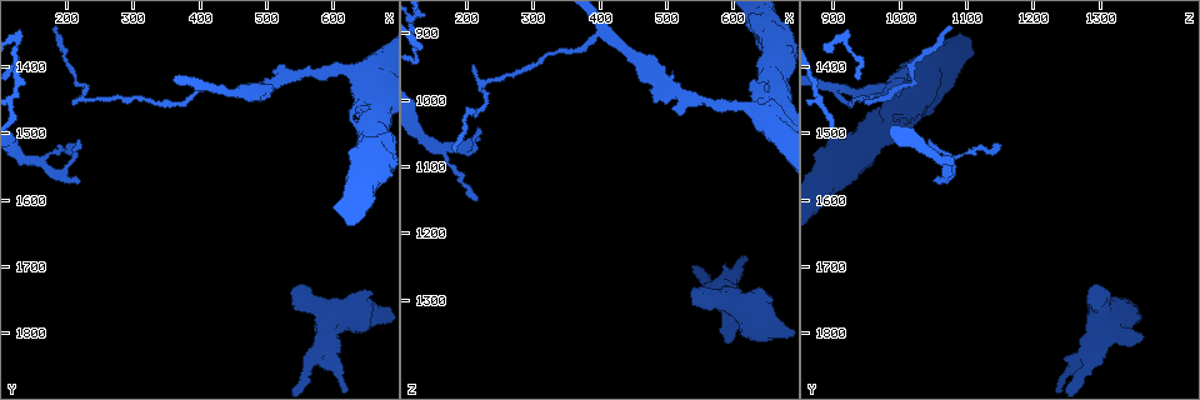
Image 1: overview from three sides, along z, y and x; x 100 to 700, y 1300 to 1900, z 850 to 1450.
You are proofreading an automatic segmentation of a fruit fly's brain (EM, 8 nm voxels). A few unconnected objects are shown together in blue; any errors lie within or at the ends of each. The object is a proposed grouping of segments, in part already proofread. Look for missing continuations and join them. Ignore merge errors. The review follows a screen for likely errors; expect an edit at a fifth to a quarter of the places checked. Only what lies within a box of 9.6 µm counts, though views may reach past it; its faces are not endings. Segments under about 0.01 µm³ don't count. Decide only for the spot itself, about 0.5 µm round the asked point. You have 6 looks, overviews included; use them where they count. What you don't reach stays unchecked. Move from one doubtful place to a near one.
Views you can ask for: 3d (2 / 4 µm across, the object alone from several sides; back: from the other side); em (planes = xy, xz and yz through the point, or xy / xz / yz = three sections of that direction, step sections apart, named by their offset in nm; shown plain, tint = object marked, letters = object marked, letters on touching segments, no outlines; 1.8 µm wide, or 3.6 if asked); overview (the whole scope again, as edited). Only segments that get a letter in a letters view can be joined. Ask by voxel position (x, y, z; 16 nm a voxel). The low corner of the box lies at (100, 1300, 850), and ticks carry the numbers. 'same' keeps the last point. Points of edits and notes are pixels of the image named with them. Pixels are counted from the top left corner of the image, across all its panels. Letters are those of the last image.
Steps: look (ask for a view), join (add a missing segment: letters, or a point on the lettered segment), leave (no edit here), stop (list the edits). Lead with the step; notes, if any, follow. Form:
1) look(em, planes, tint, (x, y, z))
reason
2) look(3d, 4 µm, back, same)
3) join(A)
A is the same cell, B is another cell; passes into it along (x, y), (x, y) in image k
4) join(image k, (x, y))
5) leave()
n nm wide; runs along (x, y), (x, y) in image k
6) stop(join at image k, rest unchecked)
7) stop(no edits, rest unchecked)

look(em, planes, letters, (220, 1520, 1150))
thin end

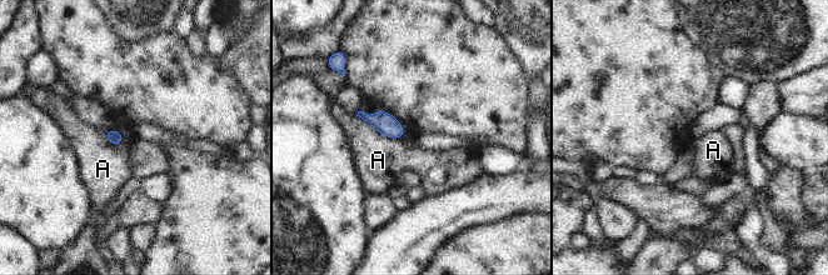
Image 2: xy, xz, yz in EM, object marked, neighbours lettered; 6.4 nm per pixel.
leave()
A is another cell; border along (355, 115), (388, 138), (402, 139) in image 2; none of them fits

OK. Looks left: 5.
look(em, planes, letters, (210, 1450, 950))
tapers out

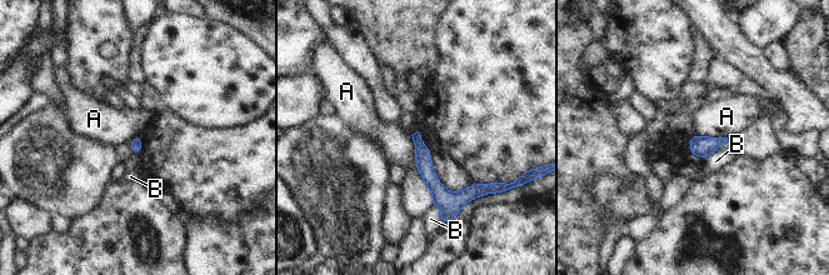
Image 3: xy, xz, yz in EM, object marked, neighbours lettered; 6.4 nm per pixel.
leave()
A touches over 220 nm; A and B are other cells; runs along (415, 136), (443, 208) in image 3; none of them fits

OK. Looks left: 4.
look(3d, 2 µm, back, (535, 1735, 1290))
thick end

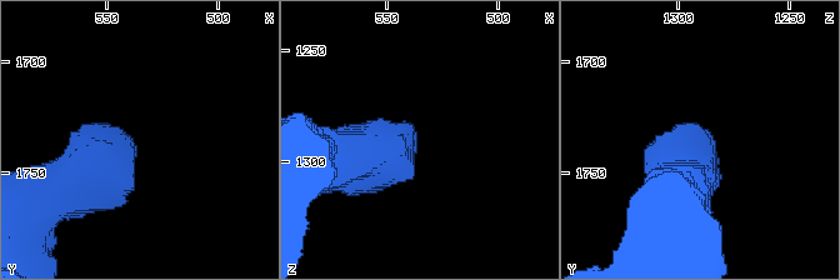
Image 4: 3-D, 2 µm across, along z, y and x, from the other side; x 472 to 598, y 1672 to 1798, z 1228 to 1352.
look(em, planes, letters, (537, 1736, 1286))

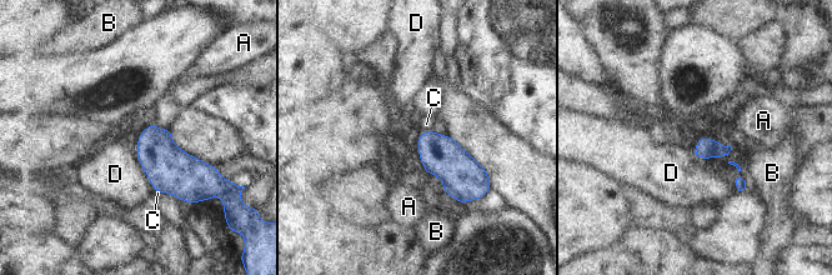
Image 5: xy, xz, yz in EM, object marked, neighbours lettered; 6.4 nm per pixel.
leave()
D touches over 320 nm; A, B, C and D are other cells; no lettered segment goes on from it

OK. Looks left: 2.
stop(no edits, rest unchecked)

